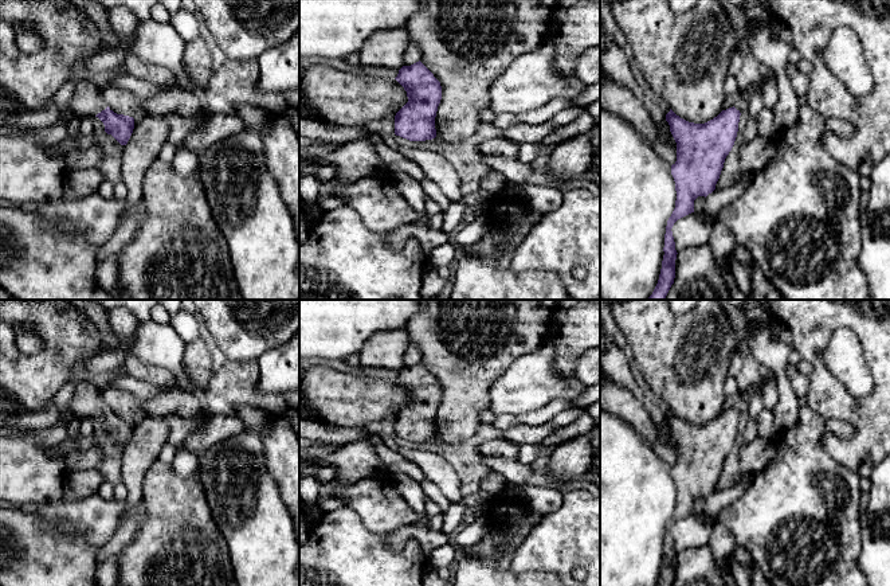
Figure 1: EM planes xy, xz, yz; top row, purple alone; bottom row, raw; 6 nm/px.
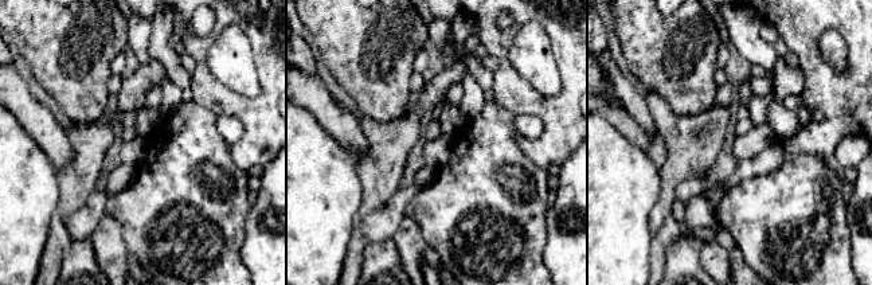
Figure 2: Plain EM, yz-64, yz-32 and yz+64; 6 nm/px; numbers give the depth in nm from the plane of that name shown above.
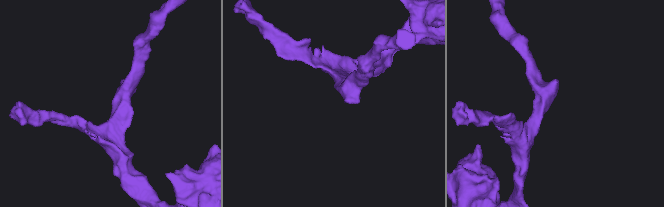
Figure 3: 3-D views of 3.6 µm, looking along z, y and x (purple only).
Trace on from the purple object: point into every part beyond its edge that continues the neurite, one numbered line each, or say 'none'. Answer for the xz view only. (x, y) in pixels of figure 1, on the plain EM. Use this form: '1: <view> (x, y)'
none

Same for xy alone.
1: xy (86, 402)

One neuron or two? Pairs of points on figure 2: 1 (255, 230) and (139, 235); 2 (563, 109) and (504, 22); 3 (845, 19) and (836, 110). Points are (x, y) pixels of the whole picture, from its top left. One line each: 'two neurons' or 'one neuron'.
1: two neurons
2: two neurons
3: one neuron

